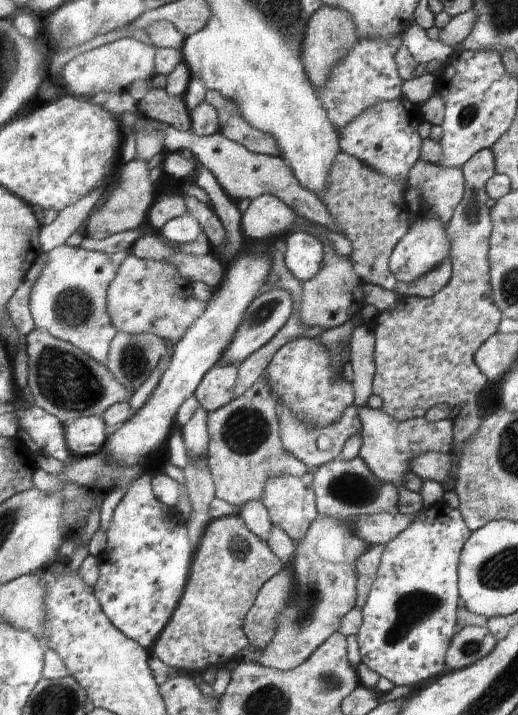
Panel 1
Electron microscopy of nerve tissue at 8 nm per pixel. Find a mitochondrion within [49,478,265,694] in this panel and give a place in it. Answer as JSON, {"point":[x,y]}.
{"point":[239,548]}

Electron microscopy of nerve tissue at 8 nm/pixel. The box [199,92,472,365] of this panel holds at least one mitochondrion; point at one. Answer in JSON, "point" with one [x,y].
{"point":[272,305]}

